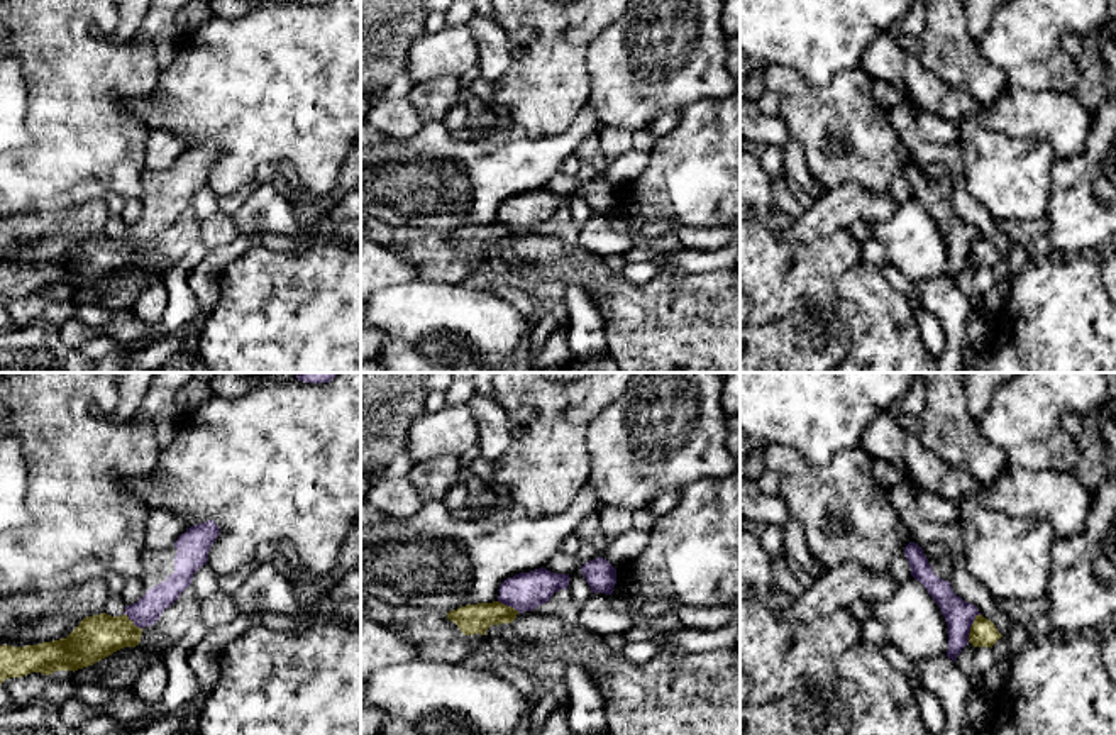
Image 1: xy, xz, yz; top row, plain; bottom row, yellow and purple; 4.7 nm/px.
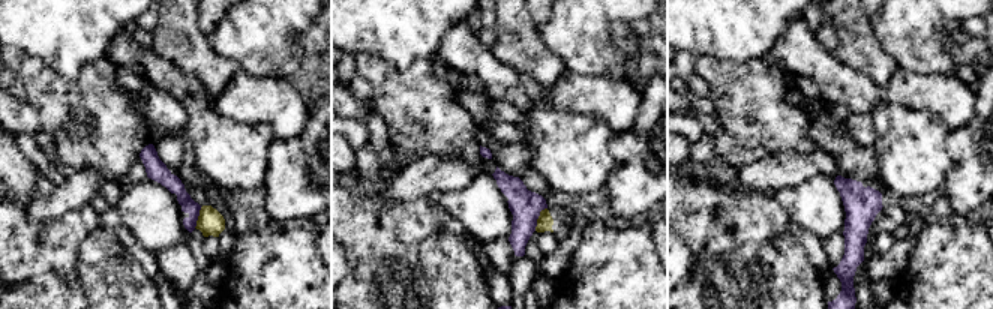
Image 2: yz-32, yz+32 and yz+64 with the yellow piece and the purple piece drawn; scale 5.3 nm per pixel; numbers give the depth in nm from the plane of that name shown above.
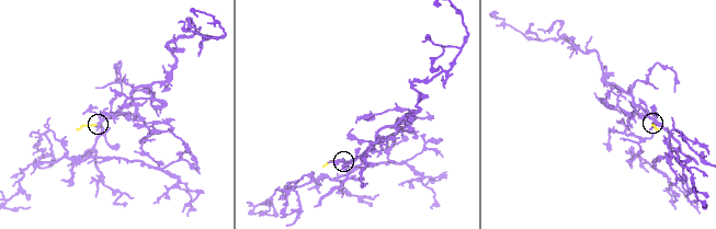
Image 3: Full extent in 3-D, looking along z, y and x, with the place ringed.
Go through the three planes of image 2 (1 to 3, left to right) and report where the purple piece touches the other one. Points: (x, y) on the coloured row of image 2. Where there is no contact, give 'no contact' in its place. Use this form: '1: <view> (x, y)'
1: yz-32 (198, 218)
2: yz+32 (539, 218)
3: no contact

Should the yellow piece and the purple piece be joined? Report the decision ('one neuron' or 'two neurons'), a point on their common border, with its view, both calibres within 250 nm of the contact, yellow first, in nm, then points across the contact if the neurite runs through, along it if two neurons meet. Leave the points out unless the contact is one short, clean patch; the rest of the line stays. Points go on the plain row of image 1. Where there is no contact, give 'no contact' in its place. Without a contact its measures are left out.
two neurons; contact yz (971, 248); calibres 130 and 140 nm; border yz (979, 234), (967, 261)

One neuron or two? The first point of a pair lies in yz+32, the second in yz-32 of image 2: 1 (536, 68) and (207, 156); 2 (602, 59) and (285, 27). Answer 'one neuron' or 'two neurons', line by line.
1: one neuron
2: one neuron

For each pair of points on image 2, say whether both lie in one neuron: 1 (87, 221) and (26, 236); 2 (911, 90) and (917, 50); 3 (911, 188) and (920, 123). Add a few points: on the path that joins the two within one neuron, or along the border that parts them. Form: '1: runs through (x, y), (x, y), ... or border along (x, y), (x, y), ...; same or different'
1: runs through (72, 228), (48, 249), (39, 249); same
2: border along (899, 66), (908, 71), (948, 74); different
3: runs through (911, 171), (911, 146), (917, 140); same

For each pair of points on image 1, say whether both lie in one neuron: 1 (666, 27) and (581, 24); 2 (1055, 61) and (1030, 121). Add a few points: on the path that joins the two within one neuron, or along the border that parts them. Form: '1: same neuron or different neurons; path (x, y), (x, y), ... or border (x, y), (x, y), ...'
1: different neurons; border (620, 17), (610, 22), (590, 44), (586, 61)
2: different neurons; border (1011, 83), (1022, 88), (1071, 92)

